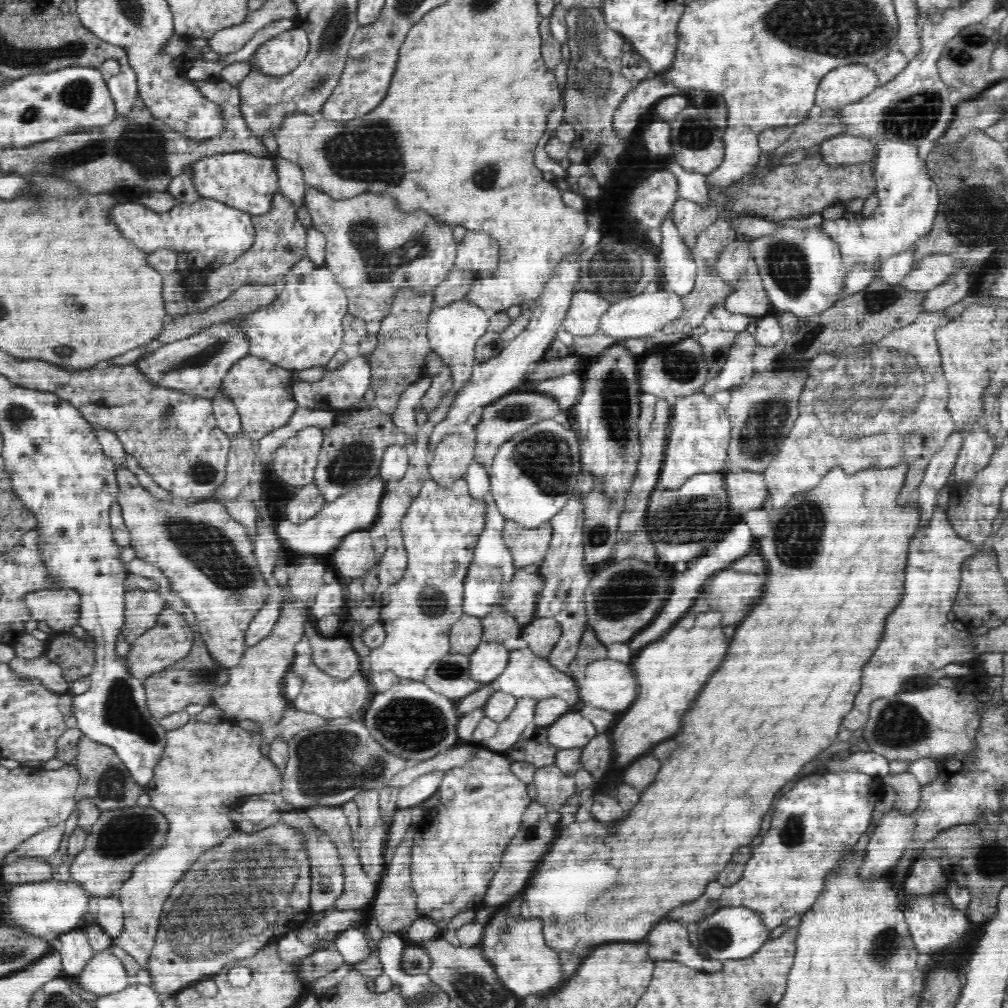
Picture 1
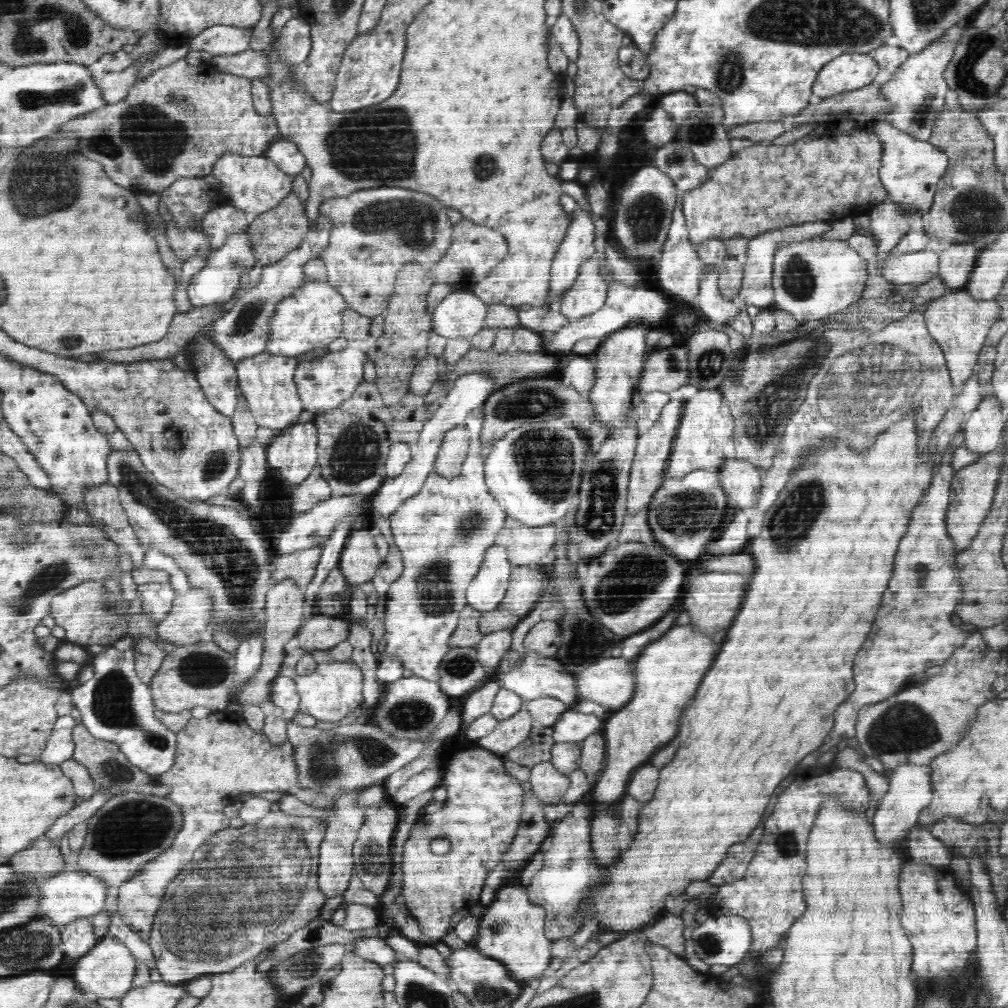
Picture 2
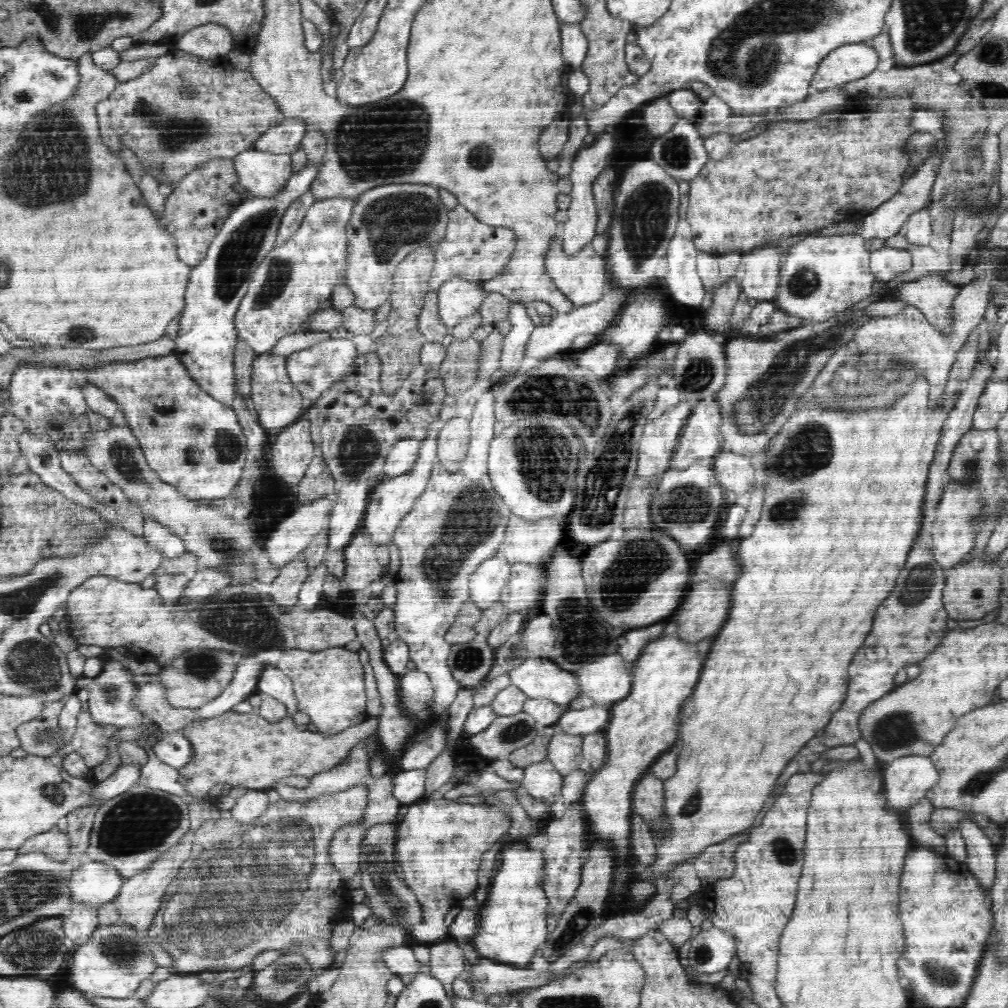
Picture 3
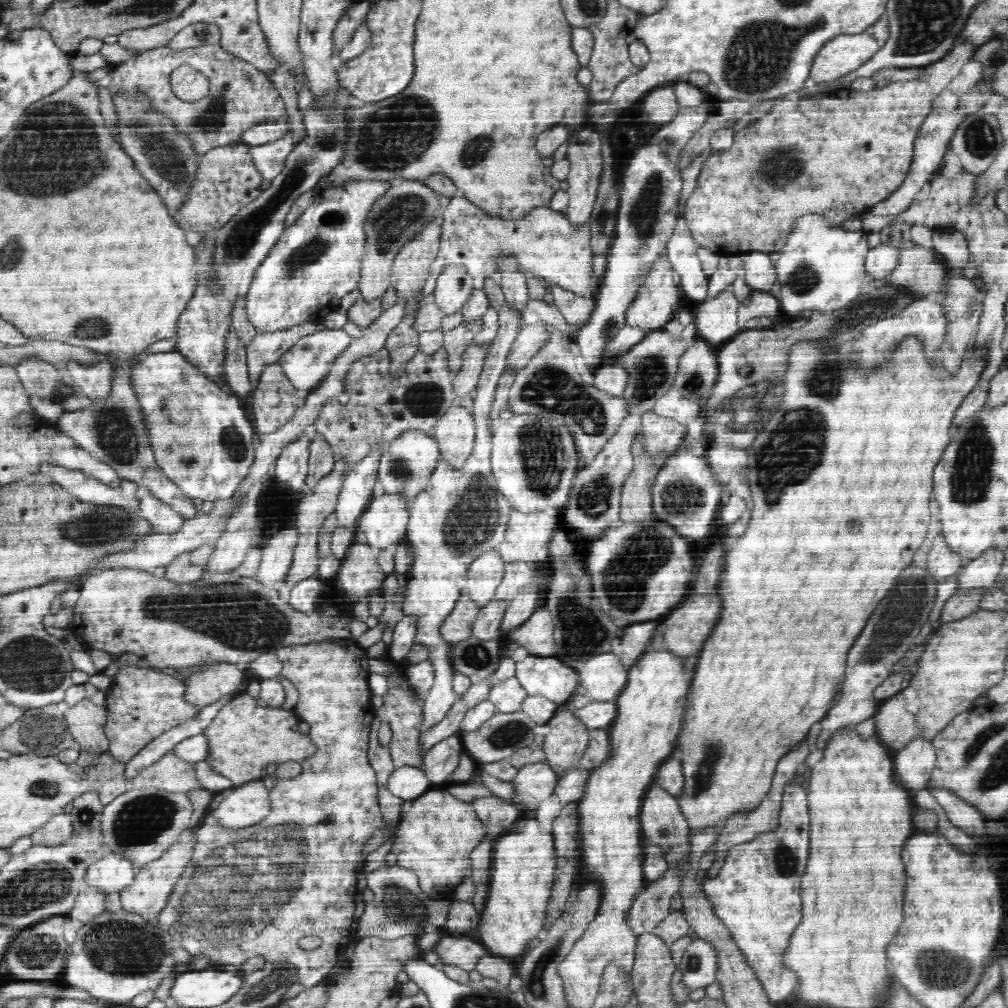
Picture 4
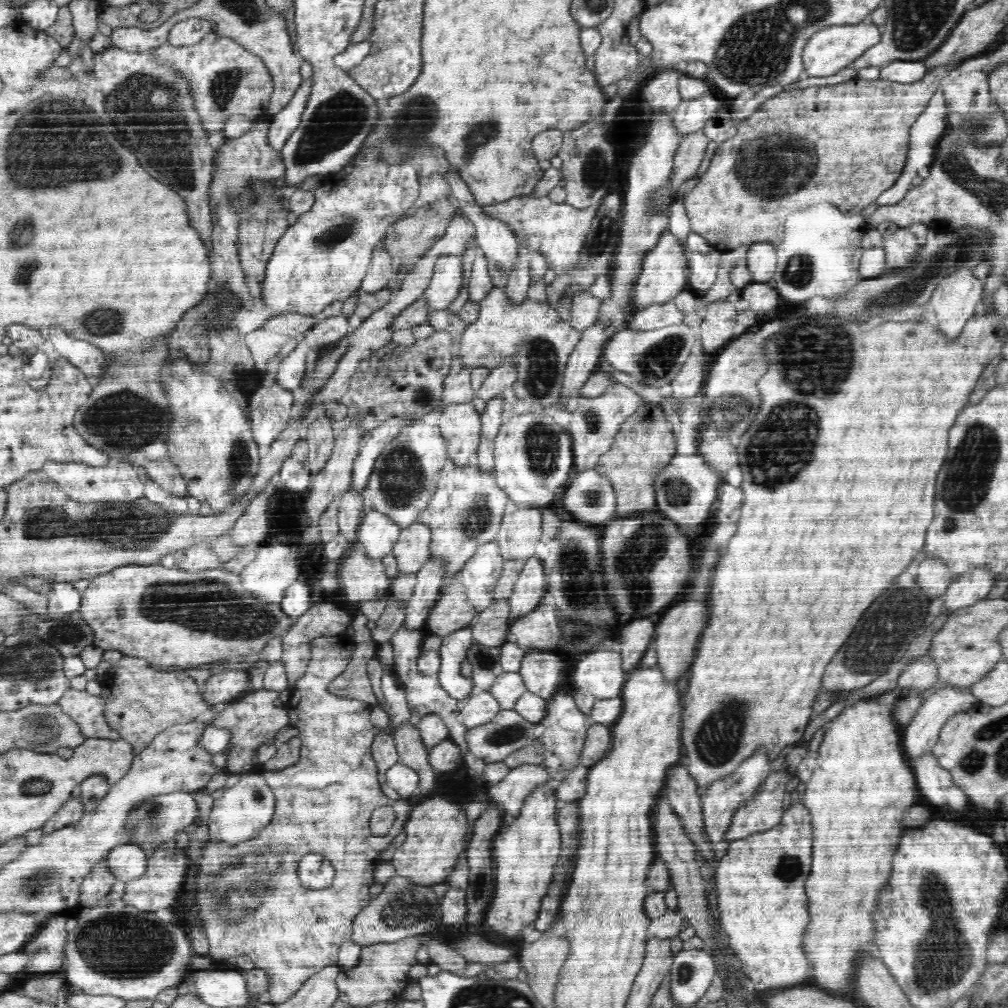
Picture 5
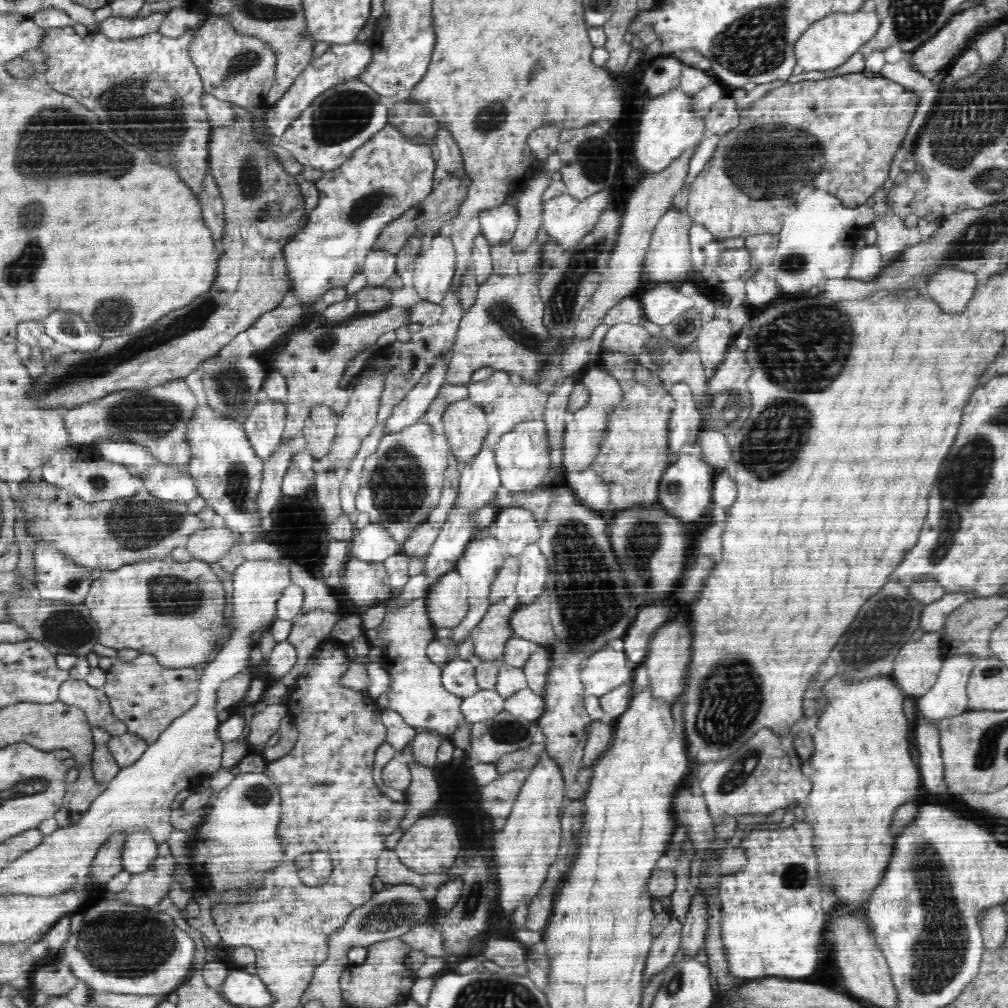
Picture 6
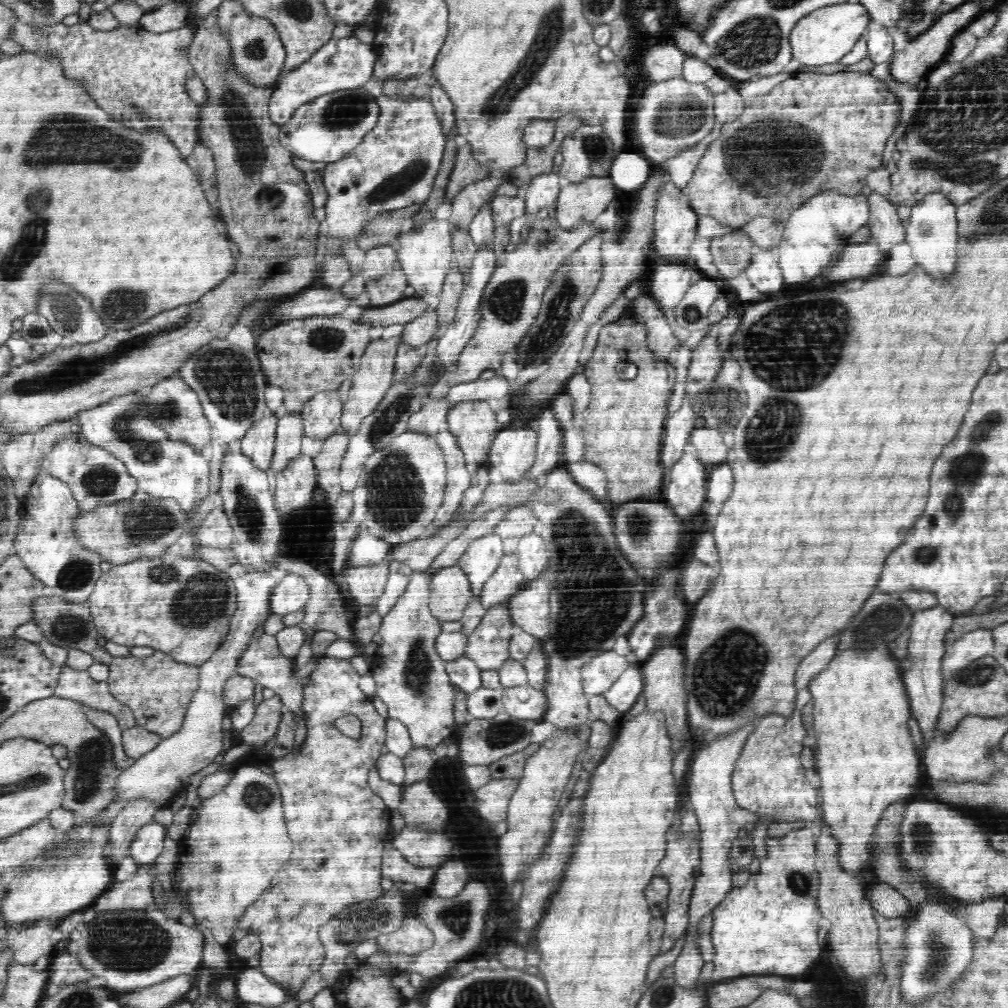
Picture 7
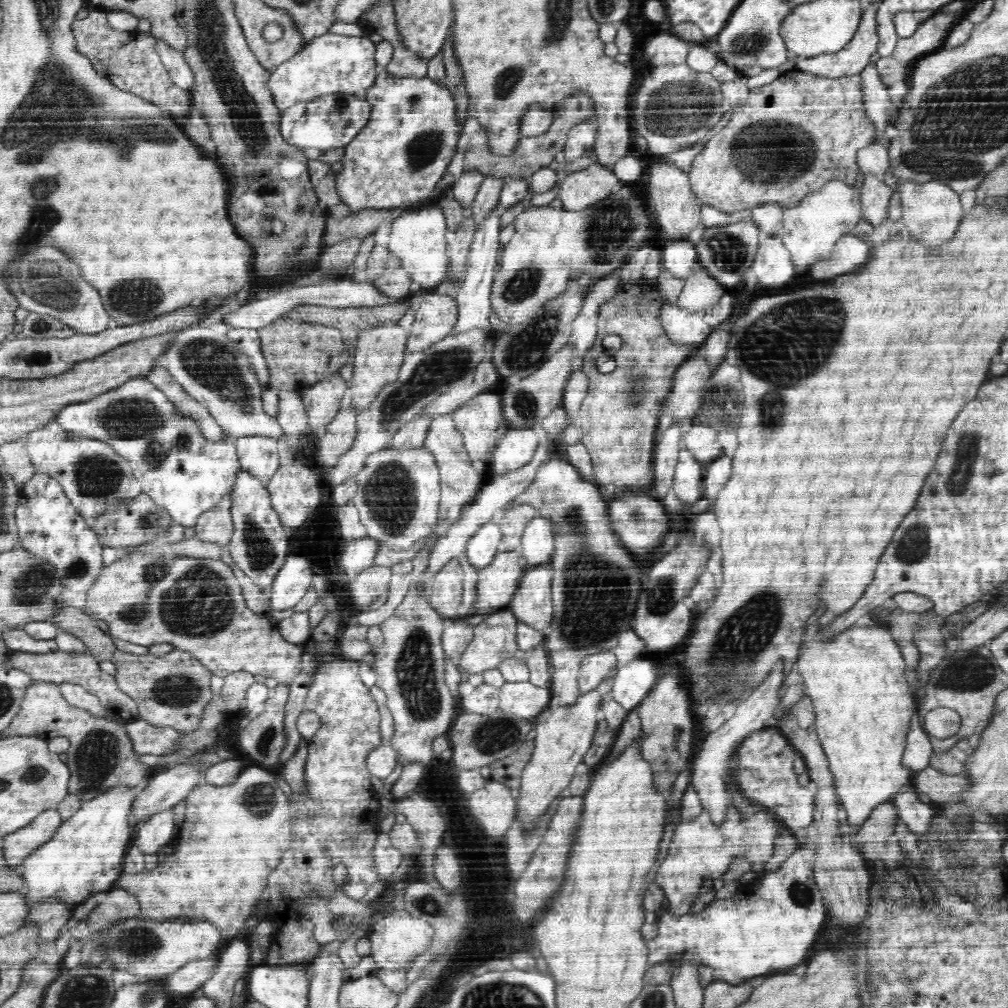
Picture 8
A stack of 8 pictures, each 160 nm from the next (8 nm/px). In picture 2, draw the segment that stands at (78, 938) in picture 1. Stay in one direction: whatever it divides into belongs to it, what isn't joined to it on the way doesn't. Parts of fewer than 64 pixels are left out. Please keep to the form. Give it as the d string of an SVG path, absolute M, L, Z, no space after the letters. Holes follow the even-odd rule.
M88 917L76 918L74 922L65 925L64 931L61 932L61 939L63 954L68 956L72 962L84 956L98 942Z

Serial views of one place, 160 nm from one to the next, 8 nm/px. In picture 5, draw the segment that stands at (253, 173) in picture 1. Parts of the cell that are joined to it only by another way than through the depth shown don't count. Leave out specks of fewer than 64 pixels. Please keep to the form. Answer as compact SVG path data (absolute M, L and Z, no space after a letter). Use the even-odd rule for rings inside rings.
M314 75L307 81L301 80L301 84L288 104L271 118L268 132L268 145L281 153L289 137L300 127L303 112L308 95L311 94L311 84L314 83Z

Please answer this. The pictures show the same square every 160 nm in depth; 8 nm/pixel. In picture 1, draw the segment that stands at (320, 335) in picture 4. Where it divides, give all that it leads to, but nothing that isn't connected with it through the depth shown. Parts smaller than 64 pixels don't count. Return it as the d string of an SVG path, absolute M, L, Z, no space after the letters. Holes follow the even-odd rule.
M362 356L348 357L348 360L339 368L328 372L324 378L315 383L295 380L293 383L293 396L299 407L326 411L346 410L362 400L368 386L371 385L371 366L368 359Z

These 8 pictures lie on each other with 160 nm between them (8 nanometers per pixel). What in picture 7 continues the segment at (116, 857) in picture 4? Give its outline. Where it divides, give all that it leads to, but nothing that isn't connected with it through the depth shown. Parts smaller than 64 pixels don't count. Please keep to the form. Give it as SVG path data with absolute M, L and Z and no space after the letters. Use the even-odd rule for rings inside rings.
M152 821L140 827L129 846L129 855L140 866L152 867L162 852L164 827Z

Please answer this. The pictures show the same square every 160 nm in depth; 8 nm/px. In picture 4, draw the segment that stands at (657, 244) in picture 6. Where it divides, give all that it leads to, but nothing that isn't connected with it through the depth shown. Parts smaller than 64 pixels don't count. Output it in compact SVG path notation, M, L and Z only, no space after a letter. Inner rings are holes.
M658 260L646 274L646 284L637 292L625 314L625 326L641 328L646 335L662 328L675 316L674 304L680 288L674 286L674 274L668 260Z

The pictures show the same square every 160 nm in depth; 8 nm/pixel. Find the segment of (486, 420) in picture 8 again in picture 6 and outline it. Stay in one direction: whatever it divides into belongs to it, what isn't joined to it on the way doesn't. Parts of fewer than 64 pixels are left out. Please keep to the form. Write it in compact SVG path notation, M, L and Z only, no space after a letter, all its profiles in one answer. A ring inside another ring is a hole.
M461 400L450 404L441 420L450 452L468 464L484 444L488 432L486 414L478 405Z

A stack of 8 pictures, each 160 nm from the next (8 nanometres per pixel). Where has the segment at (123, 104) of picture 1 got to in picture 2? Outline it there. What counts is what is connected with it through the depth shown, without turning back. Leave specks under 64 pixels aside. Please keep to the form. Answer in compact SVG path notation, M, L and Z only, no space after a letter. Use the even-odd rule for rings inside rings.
M146 53L140 55L128 68L121 71L106 71L95 70L90 66L92 71L92 79L96 83L96 87L100 88L100 92L107 104L118 104L120 100L124 100L130 92L130 88L138 82L138 72L140 72L140 64L152 60L156 53Z

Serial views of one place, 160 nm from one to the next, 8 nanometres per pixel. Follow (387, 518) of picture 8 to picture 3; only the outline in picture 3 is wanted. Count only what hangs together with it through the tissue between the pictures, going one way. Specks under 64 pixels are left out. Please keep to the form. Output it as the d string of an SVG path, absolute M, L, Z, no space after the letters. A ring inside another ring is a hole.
M404 438L396 441L384 461L384 474L394 478L410 471L415 460L419 458L421 444L422 441L415 438Z

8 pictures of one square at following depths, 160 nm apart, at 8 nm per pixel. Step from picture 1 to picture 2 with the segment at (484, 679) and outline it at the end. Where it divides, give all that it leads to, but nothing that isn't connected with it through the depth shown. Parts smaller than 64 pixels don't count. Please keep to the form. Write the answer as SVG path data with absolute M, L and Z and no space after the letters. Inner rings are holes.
M513 630L497 631L483 636L483 640L475 647L478 663L486 673L502 670L501 665L507 657L513 642Z

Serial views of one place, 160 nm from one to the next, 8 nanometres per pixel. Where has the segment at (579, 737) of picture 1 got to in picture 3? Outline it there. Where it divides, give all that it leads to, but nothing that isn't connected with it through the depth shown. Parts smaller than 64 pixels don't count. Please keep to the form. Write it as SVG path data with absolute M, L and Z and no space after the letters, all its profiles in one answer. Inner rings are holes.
M592 705L584 709L570 709L558 719L559 730L566 734L588 735L602 731L611 718L610 709Z

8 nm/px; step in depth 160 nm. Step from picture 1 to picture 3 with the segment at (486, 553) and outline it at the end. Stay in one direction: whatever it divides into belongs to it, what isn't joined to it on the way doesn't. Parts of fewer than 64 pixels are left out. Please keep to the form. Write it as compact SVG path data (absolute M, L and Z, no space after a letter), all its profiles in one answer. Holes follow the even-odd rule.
M491 556L470 575L469 601L484 610L500 601L500 592L510 576L510 564L504 556Z

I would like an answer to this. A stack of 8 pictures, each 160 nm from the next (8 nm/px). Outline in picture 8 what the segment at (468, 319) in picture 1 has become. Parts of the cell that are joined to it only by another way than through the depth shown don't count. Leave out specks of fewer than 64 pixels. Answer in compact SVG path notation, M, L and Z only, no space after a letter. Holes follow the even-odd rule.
M428 206L412 214L400 215L392 222L390 230L390 253L400 259L404 270L422 288L440 286L446 278L449 267L446 234L447 222L438 206Z

